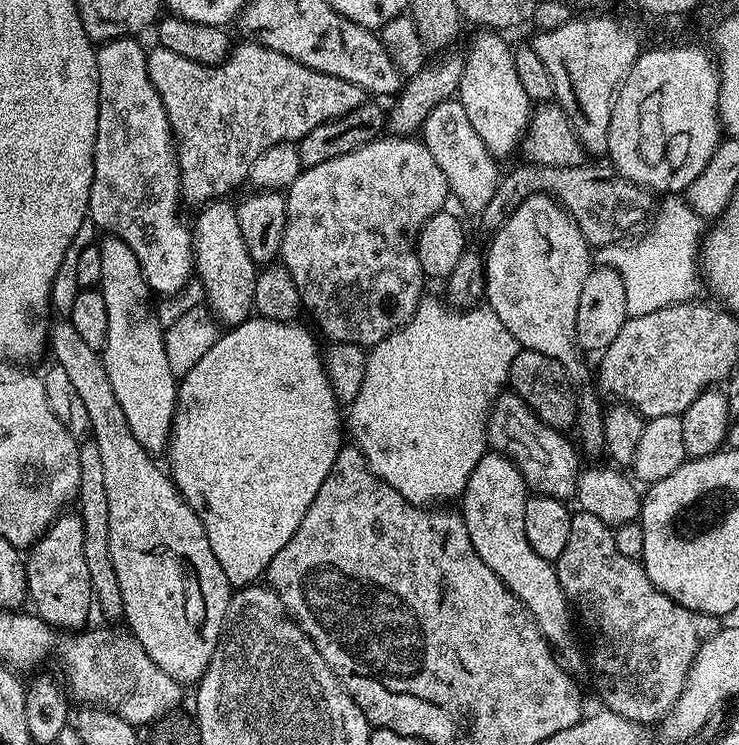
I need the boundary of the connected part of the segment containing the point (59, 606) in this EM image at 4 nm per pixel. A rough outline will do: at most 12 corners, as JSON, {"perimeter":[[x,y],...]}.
{"perimeter":[[79,513],[60,514],[25,559],[28,596],[53,628],[94,604]]}

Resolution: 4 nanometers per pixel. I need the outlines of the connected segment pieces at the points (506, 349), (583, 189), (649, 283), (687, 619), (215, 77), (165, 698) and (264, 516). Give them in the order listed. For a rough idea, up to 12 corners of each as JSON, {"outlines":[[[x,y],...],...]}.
{"outlines":[[[425,295],[347,409],[372,460],[480,460],[522,349]],[[521,162],[478,213],[551,196],[593,249],[643,229],[653,193],[611,167]],[[661,200],[621,269],[629,317],[693,301],[706,222]],[[577,511],[554,561],[605,709],[653,725],[717,631]],[[257,42],[148,73],[180,194],[227,197],[275,144],[366,103]],[[131,631],[60,644],[71,699],[151,725],[180,700]],[[229,327],[178,380],[166,468],[232,586],[346,440],[313,329]]]}

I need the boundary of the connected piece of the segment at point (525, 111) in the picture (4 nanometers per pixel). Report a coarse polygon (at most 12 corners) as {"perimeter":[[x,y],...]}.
{"perimeter":[[480,32],[458,93],[486,150],[521,147],[534,111],[513,45]]}

